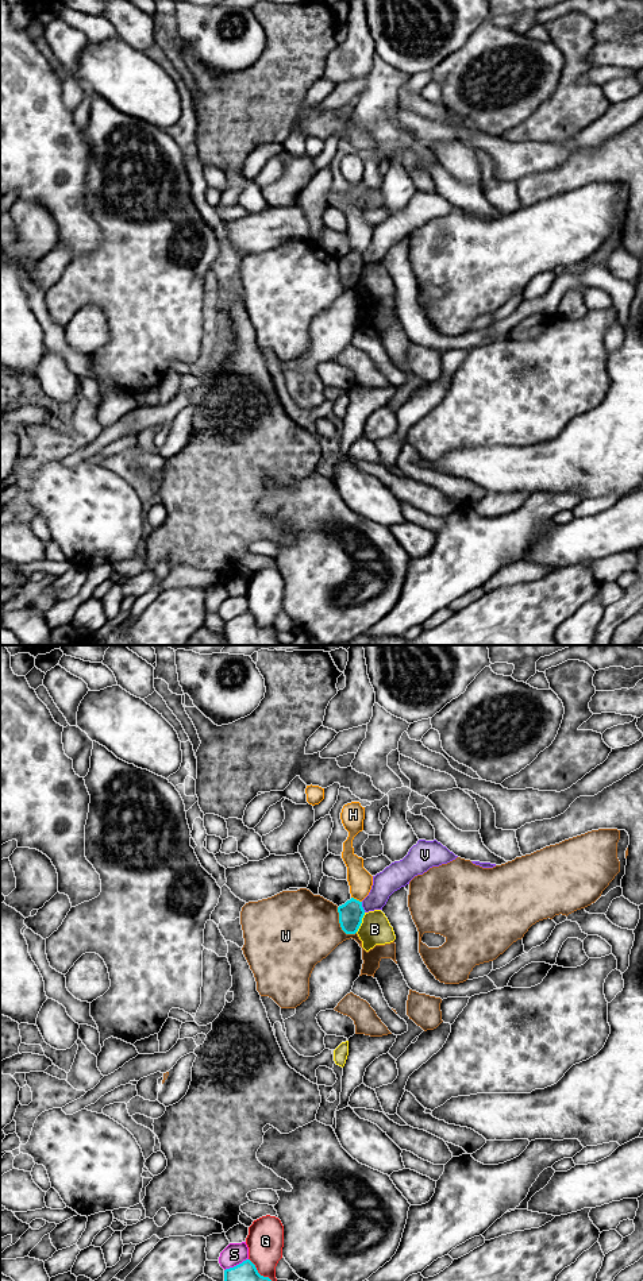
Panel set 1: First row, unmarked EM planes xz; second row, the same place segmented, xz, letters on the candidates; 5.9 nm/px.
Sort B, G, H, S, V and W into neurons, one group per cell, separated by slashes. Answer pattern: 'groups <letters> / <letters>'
groups B / G / H / S / V / W

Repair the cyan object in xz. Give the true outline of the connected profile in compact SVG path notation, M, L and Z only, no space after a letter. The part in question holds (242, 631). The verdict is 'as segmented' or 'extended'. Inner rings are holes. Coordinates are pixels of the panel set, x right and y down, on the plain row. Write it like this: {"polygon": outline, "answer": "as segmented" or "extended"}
{"polygon": "M250 611L226 621L223 637L227 645L281 645L269 629L258 625Z", "answer": "as segmented"}

